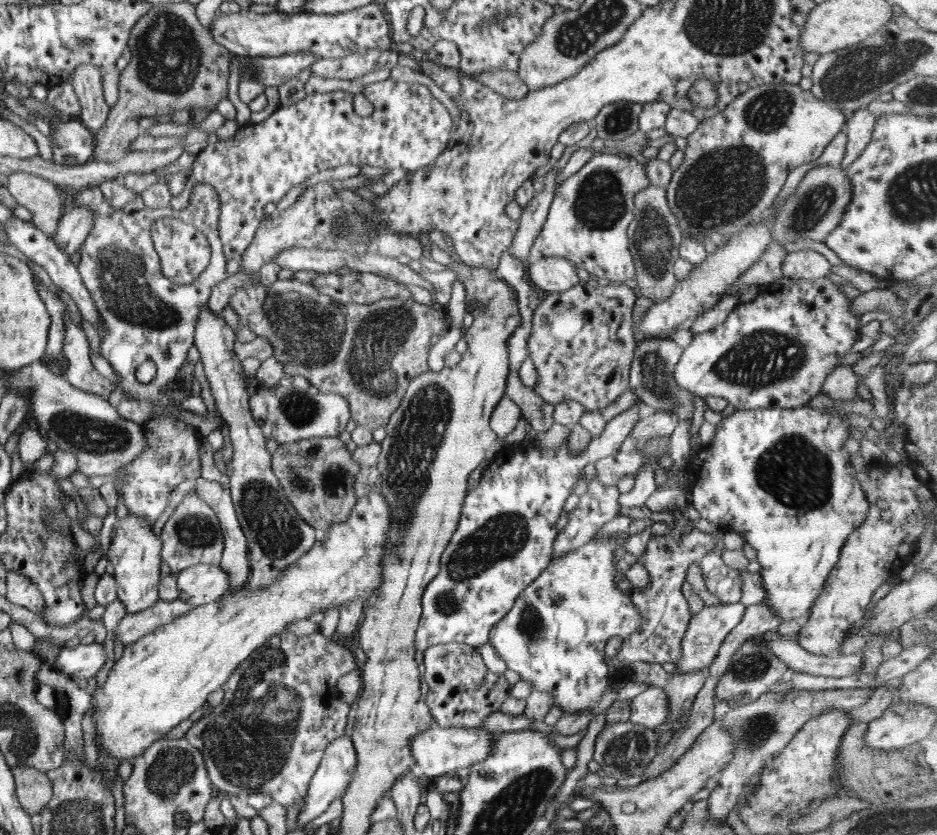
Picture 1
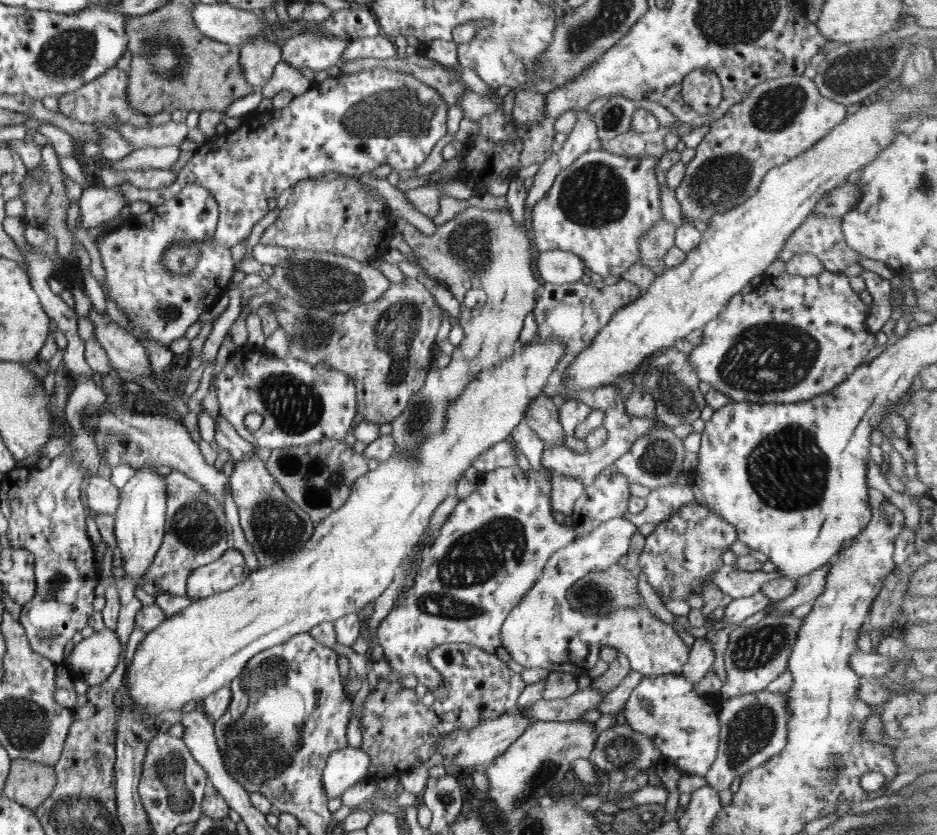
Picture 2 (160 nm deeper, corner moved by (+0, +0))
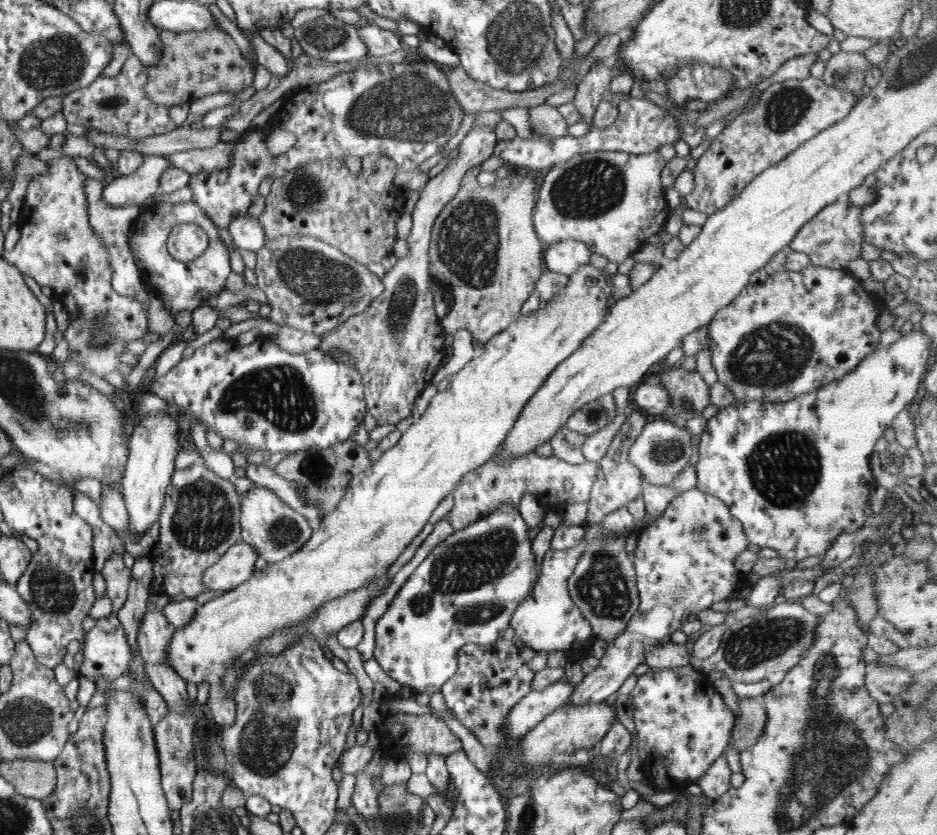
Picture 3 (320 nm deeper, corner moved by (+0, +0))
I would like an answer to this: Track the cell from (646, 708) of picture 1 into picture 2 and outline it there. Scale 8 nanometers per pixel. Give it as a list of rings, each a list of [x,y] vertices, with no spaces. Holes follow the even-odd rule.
[[[682,673],[644,675],[641,682],[632,690],[622,712],[632,730],[649,738],[652,744],[660,750],[660,754],[664,758],[660,758],[657,763],[671,762],[680,772],[705,776],[718,752],[720,740],[718,716],[722,699],[714,694],[699,695],[695,691],[695,686],[696,684],[690,682]]]

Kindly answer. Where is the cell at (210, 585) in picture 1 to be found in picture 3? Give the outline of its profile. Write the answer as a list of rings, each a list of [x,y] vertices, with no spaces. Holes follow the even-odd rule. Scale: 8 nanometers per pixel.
[[[247,542],[233,544],[211,568],[206,569],[202,584],[207,590],[230,591],[246,583],[255,572],[258,553]]]

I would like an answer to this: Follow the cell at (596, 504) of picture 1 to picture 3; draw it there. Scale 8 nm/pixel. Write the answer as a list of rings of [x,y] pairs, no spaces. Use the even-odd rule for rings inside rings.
[[[629,411],[627,419],[618,430],[616,436],[608,451],[599,462],[594,485],[590,492],[590,499],[587,503],[588,513],[585,522],[600,523],[612,512],[618,511],[618,508],[624,508],[628,503],[638,498],[643,491],[644,482],[640,470],[628,460],[630,447],[634,445],[636,438],[642,433],[642,429],[648,425],[648,414],[639,411]]]

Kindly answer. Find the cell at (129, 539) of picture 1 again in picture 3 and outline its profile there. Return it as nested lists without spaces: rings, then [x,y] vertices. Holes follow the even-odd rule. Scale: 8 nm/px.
[[[154,413],[142,417],[129,438],[129,456],[122,474],[121,494],[128,512],[130,533],[138,532],[141,538],[160,519],[168,486],[174,475],[175,459],[180,452],[179,424],[166,413]]]

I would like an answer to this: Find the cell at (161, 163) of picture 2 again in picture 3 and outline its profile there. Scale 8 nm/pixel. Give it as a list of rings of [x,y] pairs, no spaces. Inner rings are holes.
[[[242,132],[234,141],[218,141],[207,149],[184,150],[174,154],[166,154],[165,157],[170,161],[172,167],[181,168],[189,173],[222,170],[231,165],[234,147],[244,133],[246,132]]]

